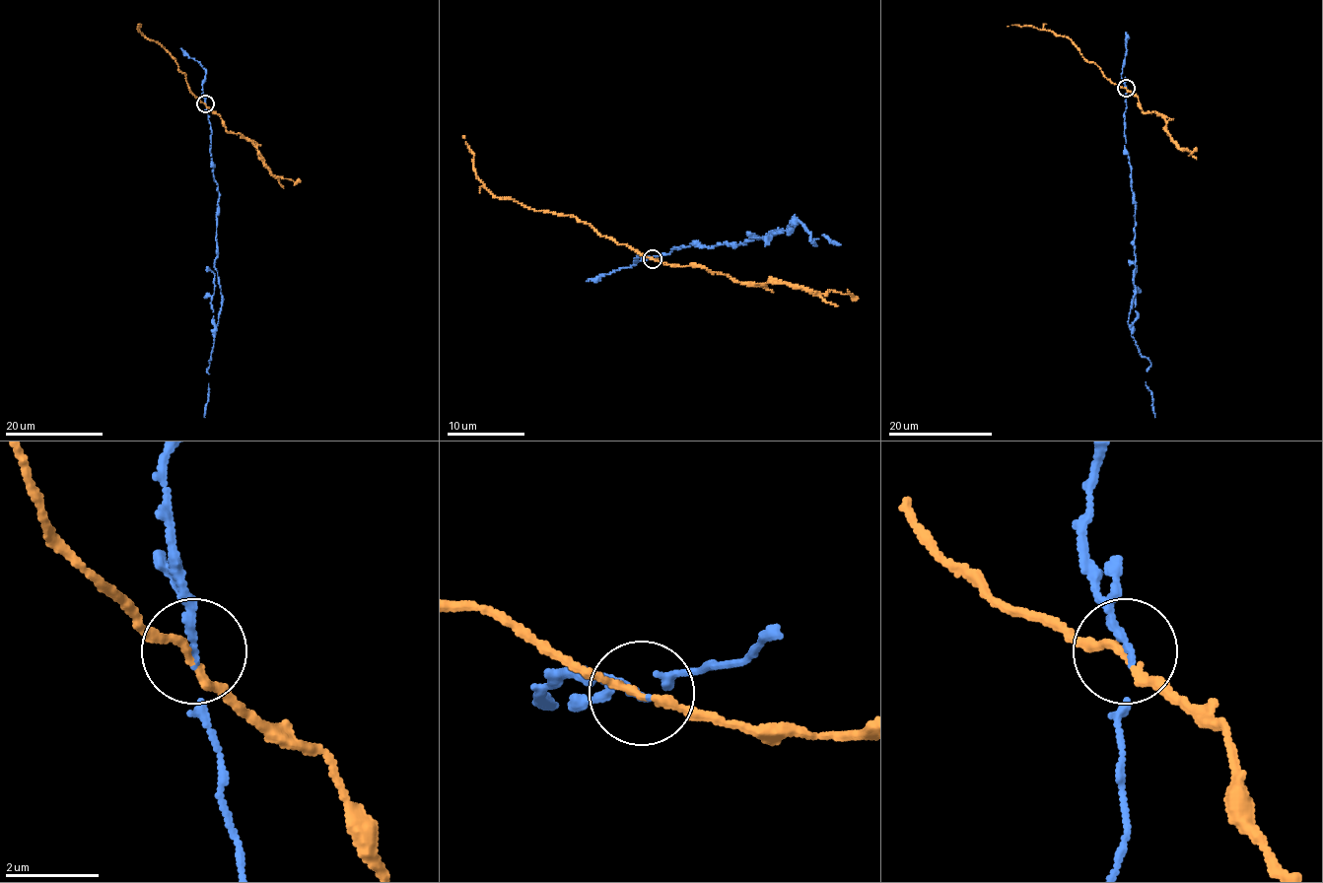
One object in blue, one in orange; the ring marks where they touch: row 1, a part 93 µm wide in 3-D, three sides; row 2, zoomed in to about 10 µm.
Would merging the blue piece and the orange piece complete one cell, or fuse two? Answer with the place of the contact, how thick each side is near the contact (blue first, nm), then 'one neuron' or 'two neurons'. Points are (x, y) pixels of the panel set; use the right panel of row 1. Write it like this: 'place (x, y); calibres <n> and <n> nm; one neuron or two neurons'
place (1126, 88); calibres 120 and 150 nm; two neurons

